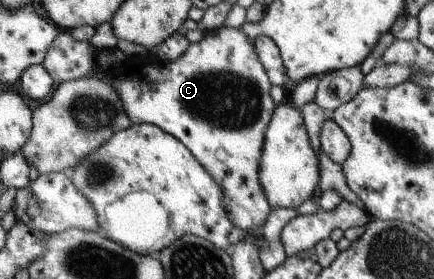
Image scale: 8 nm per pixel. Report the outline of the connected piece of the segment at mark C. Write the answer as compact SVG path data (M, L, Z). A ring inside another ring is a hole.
M220 27L203 32L201 40L190 45L170 63L159 59L143 60L124 59L115 62L103 70L96 61L99 49L93 48L88 41L75 40L70 31L59 30L53 42L45 51L42 65L55 84L63 81L91 77L110 86L119 97L122 111L135 125L151 123L163 132L175 137L192 157L209 174L216 185L219 185L227 218L233 227L248 231L263 226L265 218L272 208L266 201L259 182L258 168L262 156L264 132L276 105L270 97L268 76L255 52L254 44L241 28Z

